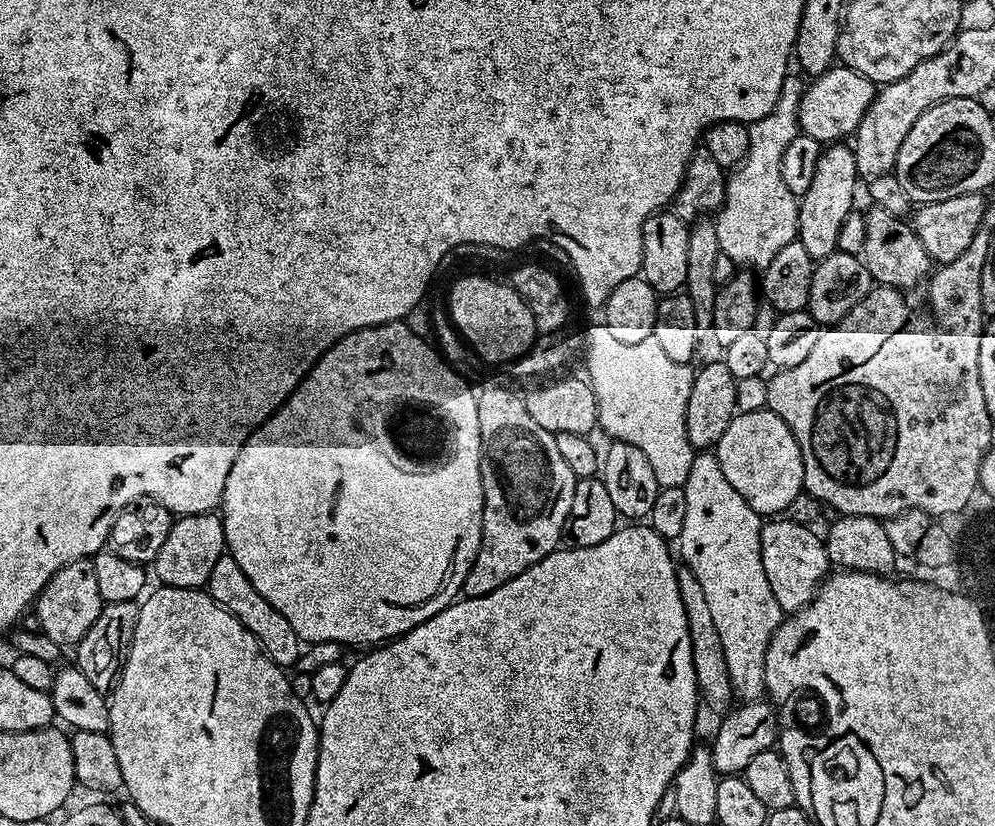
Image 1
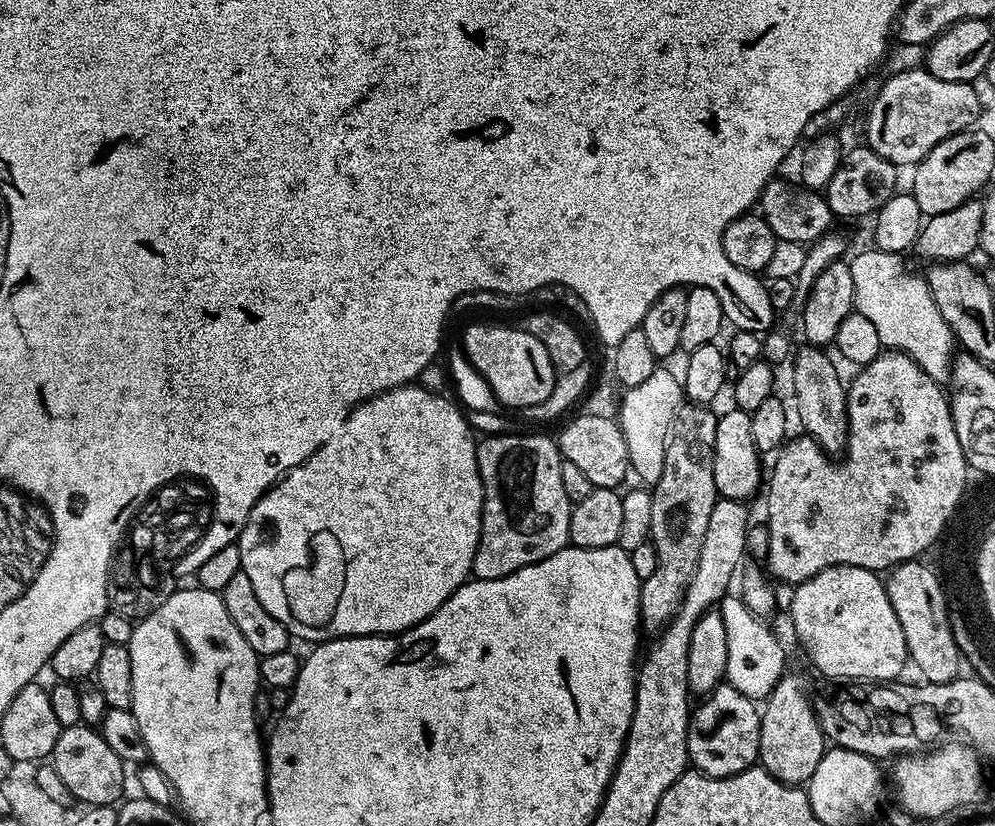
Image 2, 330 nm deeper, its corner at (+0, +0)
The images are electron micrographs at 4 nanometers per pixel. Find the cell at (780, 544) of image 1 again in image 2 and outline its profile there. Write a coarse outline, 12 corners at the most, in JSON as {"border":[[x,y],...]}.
{"border":[[870,568],[791,589],[792,628],[836,682],[892,682],[902,622]]}

